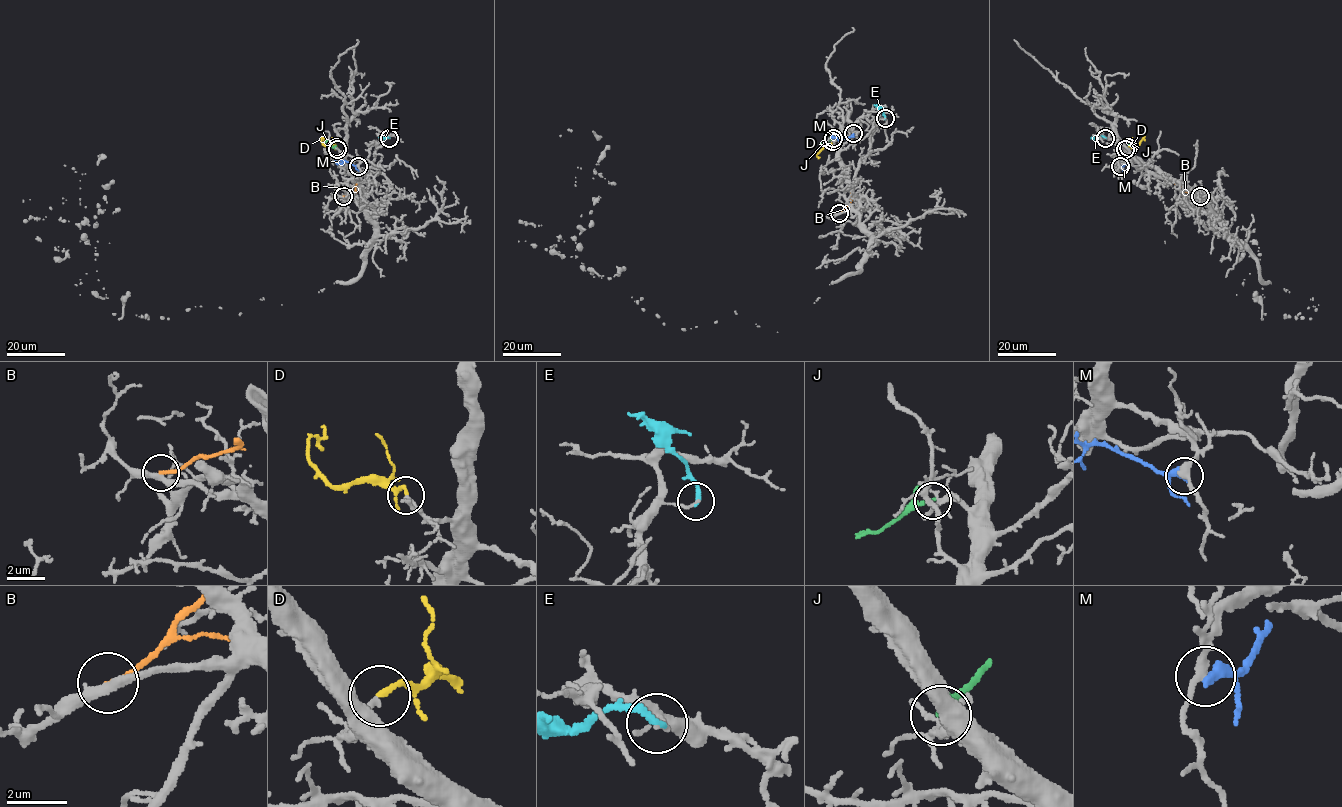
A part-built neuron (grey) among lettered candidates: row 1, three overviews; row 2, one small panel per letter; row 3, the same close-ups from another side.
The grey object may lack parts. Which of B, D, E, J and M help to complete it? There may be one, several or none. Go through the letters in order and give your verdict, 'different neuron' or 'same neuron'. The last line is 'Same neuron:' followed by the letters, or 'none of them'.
B: different neuron
D: same neuron
E: different neuron
J: different neuron
M: different neuron
Same neuron: D

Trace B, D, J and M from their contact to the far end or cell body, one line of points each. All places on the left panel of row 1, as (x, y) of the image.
B: (343, 196), (355, 192), (356, 183)
D: (336, 147), (325, 145), (321, 140), (323, 137)
J: (338, 149), (325, 142)
M: (358, 166), (334, 161)

